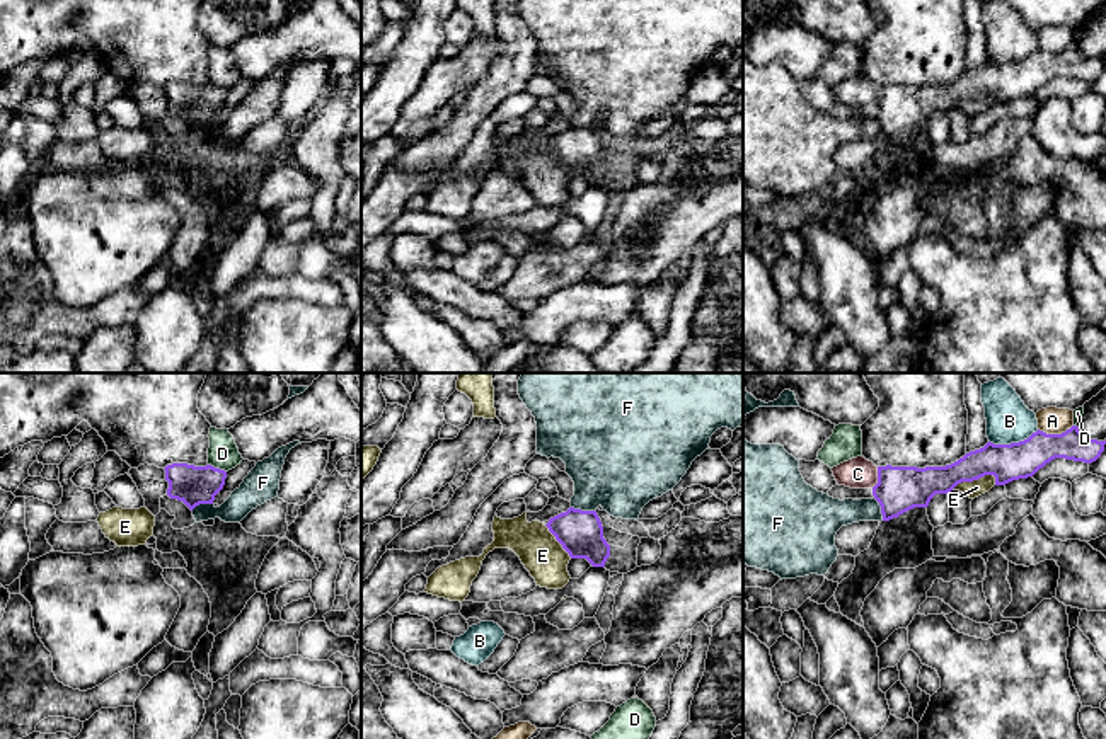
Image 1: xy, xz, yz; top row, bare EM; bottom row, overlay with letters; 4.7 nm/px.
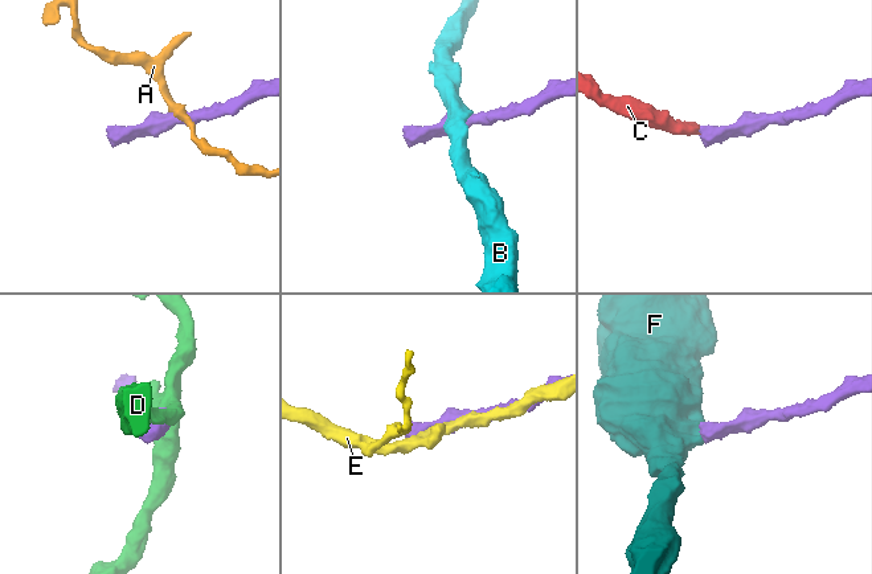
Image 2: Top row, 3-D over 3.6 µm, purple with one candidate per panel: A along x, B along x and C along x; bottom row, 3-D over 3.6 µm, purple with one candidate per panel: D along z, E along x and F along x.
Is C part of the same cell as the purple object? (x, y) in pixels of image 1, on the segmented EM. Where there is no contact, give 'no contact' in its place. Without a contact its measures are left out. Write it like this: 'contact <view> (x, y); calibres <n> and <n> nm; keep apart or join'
contact yz (878, 477); calibres 220 and 140 nm; join

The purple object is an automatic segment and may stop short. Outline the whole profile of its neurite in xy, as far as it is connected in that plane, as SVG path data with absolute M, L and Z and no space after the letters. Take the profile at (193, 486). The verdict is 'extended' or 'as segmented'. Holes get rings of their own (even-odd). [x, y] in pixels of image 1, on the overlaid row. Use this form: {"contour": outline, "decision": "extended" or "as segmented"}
{"contour": "M172 463L164 470L169 482L167 496L182 501L191 511L199 504L213 504L227 478L225 470L211 465Z", "decision": "as segmented"}

